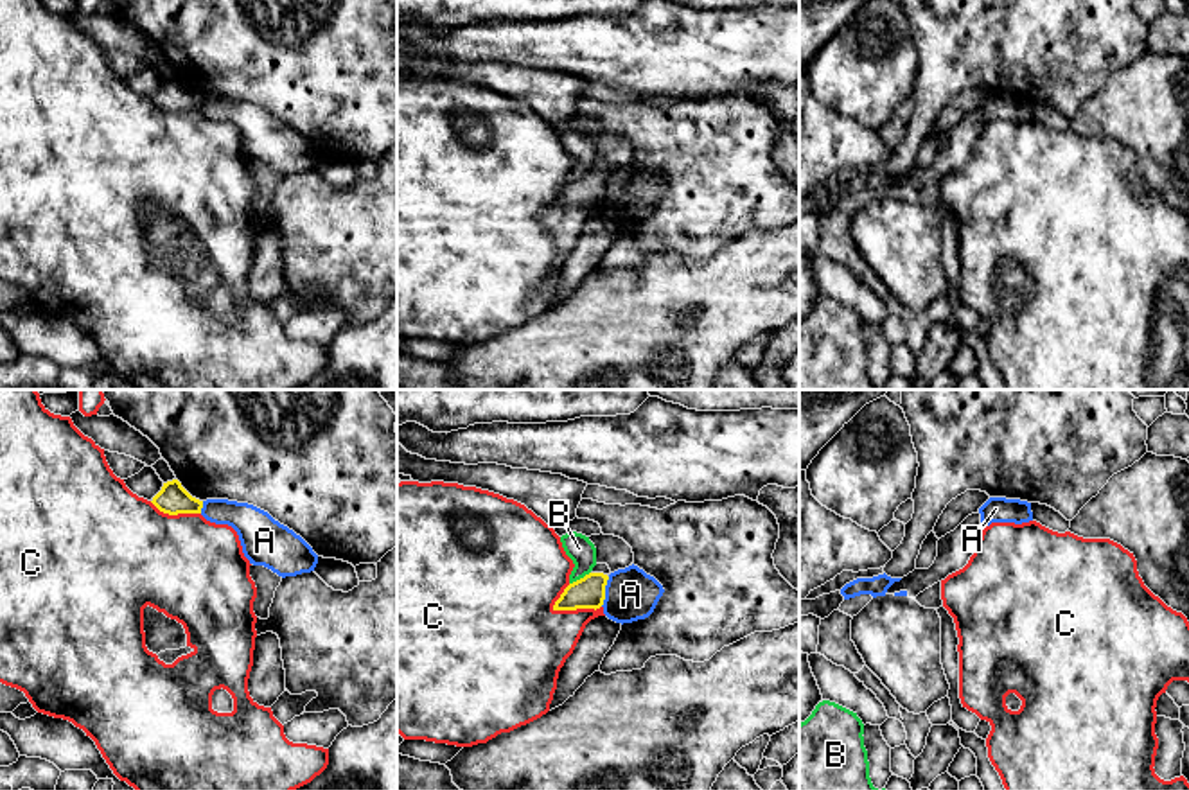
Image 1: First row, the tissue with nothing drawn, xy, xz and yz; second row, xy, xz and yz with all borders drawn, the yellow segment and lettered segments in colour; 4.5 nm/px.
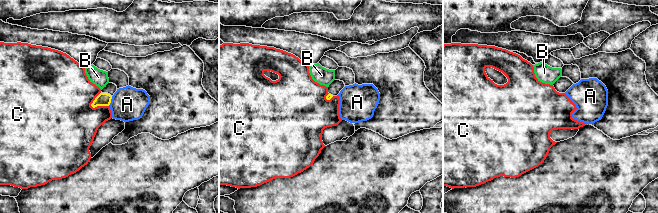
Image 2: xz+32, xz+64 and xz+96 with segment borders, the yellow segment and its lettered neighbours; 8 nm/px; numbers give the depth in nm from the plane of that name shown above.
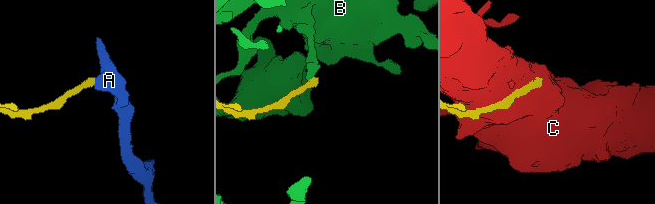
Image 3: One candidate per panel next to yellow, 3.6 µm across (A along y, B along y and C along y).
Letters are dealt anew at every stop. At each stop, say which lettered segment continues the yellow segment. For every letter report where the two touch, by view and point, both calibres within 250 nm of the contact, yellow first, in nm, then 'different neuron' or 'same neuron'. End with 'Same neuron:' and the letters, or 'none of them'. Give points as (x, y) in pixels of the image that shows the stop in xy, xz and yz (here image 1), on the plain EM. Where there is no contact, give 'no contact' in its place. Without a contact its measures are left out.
A: meets yellow in xz at (604, 189); 140 nm thick on the yellow side, 240 nm on the other; different neuron
B: meets yellow in xz at (581, 176); 140 nm thick on the yellow side, 120 nm on the other; different neuron
C: meets yellow in xz at (577, 205); 140 nm thick on the yellow side, 340 nm on the other; different neuron
Same neuron: none of them

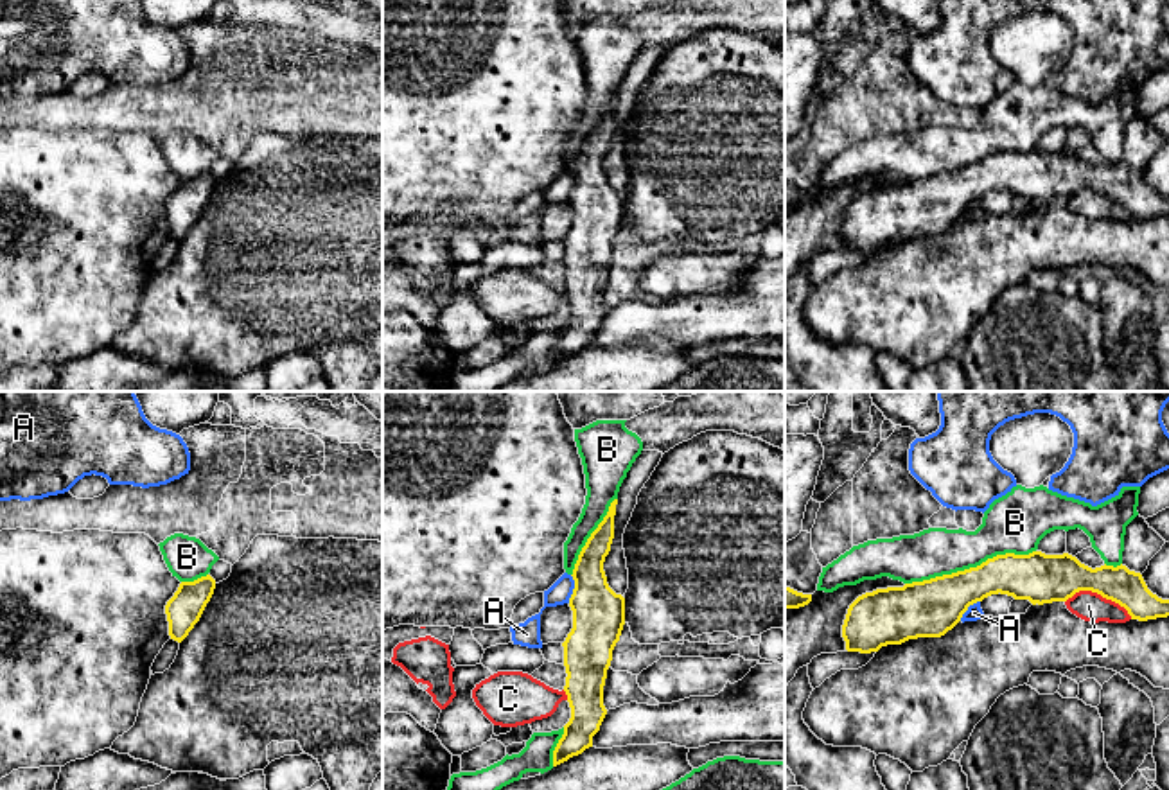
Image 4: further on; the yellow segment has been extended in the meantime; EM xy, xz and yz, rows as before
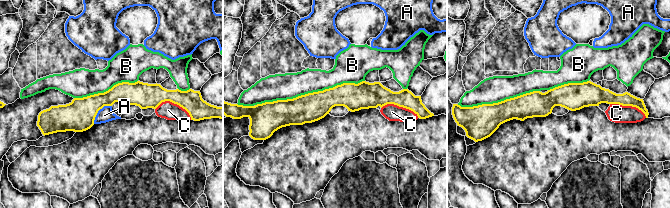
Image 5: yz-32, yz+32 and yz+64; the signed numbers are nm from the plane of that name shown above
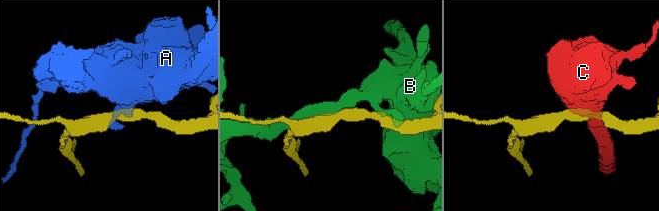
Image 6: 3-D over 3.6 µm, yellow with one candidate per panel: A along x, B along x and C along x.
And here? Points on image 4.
A: meets yellow in xz at (573, 187); 240 nm thick on the yellow side, 100 nm on the other; different neuron
B: meets yellow in yz at (970, 166); 260 nm thick on the yellow side, 240 nm on the other; different neuron
C: meets yellow in yz at (1099, 191); 220 nm thick on the yellow side, 130 nm on the other; different neuron
Same neuron: none of them

